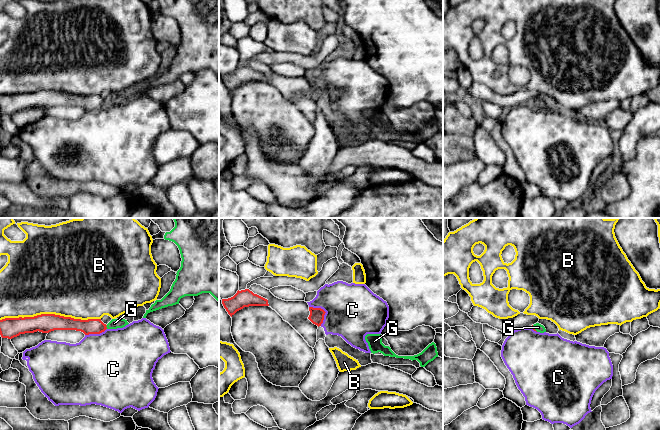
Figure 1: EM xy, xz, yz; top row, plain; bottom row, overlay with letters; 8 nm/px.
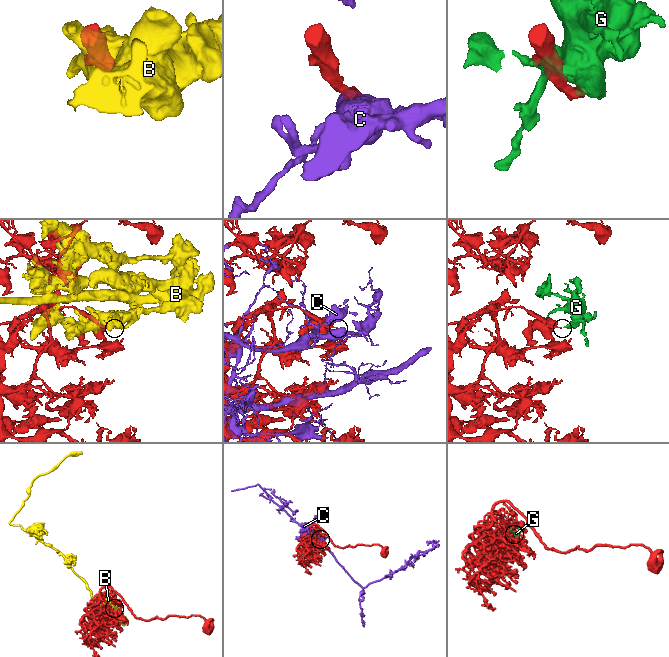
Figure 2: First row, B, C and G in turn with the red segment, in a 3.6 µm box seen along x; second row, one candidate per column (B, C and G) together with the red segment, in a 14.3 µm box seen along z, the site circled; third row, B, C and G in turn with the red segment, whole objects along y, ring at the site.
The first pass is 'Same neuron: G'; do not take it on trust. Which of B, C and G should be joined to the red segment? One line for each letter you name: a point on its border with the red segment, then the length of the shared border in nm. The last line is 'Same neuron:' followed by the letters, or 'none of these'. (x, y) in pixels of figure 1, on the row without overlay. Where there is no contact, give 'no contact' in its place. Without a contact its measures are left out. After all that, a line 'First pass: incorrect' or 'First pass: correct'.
G: contact xy (106, 103); length 30 nm
Same neuron: G
First pass: correct

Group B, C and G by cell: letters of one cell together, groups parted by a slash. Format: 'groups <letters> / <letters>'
groups B / C / G

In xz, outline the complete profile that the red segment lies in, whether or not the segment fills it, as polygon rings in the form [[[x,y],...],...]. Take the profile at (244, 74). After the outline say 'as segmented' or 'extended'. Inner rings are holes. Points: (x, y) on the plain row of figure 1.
[[[249,65],[238,66],[233,73],[222,75],[222,80],[231,93],[244,83],[269,82],[267,75],[254,70]]]; as segmented

